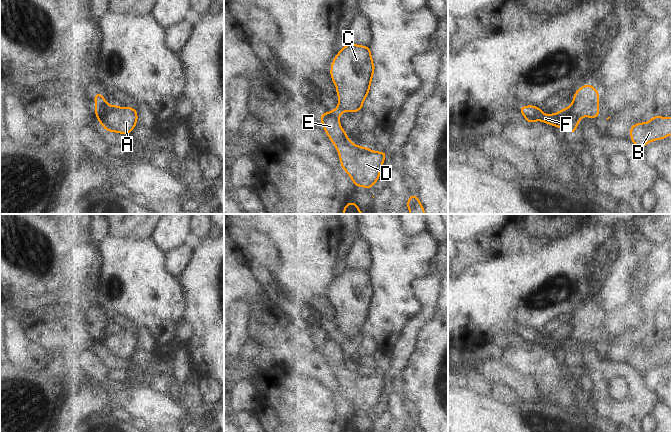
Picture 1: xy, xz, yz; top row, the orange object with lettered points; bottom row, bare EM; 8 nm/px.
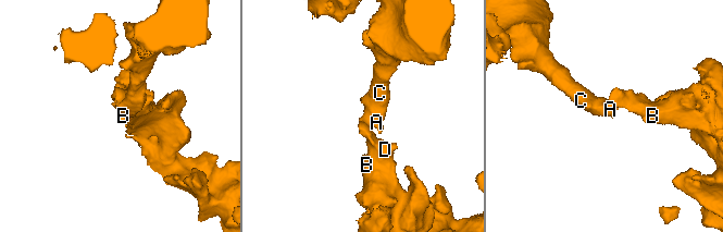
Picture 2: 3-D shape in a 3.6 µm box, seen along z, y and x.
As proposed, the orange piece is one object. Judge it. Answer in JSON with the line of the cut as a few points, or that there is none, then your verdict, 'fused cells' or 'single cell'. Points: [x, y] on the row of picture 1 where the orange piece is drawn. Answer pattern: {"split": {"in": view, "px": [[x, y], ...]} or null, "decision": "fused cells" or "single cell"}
{"split": {"in": "xy", "px": [[108, 104], [105, 107], [96, 108]]}, "decision": "fused cells"}

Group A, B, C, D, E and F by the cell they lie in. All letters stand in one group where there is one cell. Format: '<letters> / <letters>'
A C F / B D E

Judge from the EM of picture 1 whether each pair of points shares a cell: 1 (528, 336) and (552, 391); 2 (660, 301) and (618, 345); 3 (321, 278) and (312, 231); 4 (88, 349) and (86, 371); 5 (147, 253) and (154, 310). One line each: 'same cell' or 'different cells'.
1: different cells
2: same cell
3: same cell
4: same cell
5: same cell

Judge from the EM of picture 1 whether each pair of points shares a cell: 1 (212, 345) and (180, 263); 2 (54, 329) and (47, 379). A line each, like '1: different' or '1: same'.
1: different
2: same

